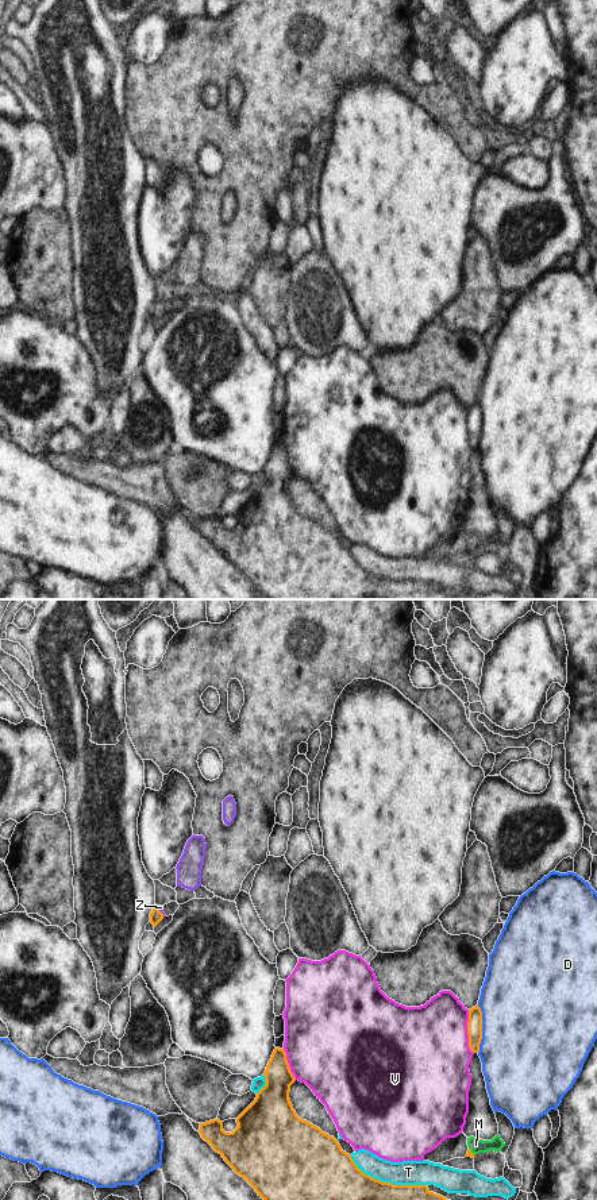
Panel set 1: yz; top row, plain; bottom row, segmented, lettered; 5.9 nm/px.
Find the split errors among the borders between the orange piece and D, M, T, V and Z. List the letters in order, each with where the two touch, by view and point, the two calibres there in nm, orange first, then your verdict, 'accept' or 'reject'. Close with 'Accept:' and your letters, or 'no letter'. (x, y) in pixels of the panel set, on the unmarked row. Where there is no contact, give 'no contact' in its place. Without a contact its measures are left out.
D: yz (481, 424) | 100/500 nm | reject
M: yz (470, 547) | 30/90 nm | accept
T: yz (386, 578) | 320/140 nm | reject
V: yz (468, 427) | 100/480 nm | reject
Z: yz (160, 307) | 80/30 nm | accept
Accept: M, Z

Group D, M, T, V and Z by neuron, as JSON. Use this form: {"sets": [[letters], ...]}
{"sets": [["D"], ["M", "Z"], ["T"], ["V"]]}

